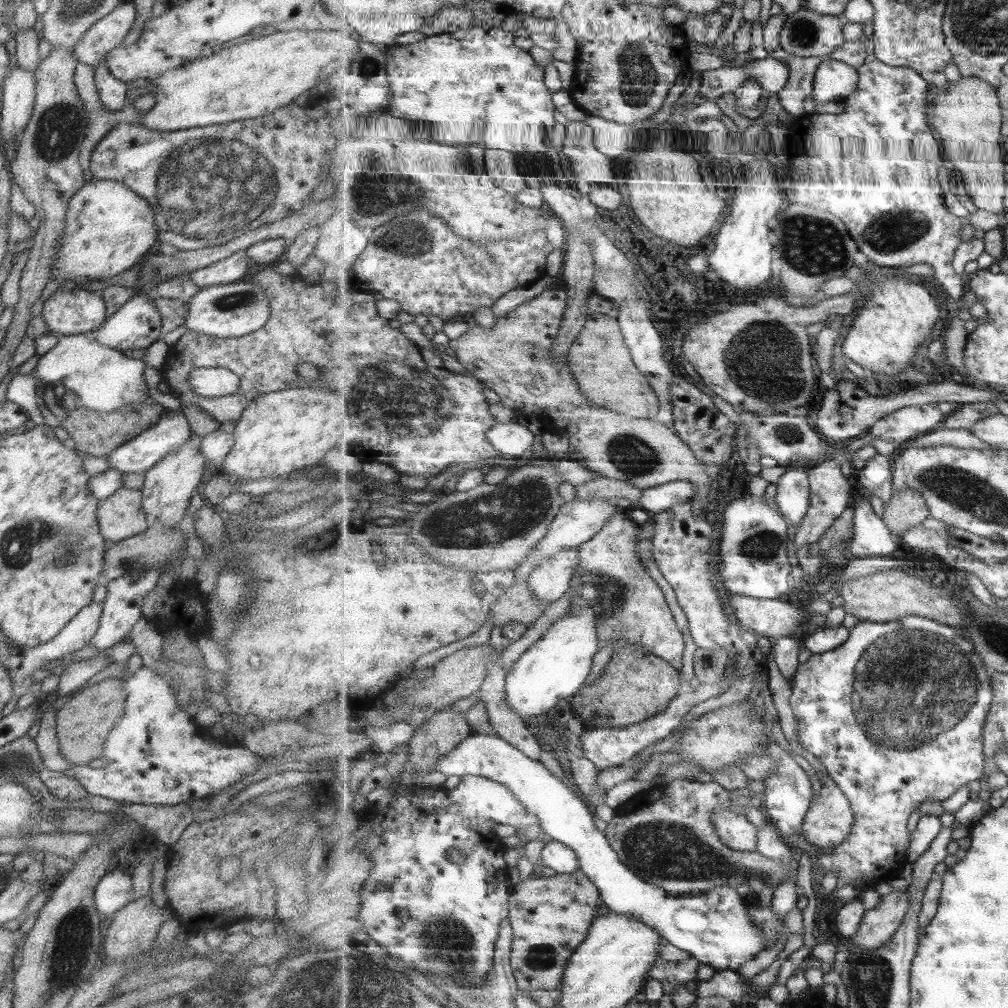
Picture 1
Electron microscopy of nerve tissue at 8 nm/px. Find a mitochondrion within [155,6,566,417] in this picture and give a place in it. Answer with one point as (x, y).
(373, 192)

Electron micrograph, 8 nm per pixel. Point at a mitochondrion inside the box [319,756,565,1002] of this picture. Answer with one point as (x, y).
(446, 943)

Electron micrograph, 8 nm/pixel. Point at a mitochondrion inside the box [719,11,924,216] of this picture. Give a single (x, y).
(804, 34)

